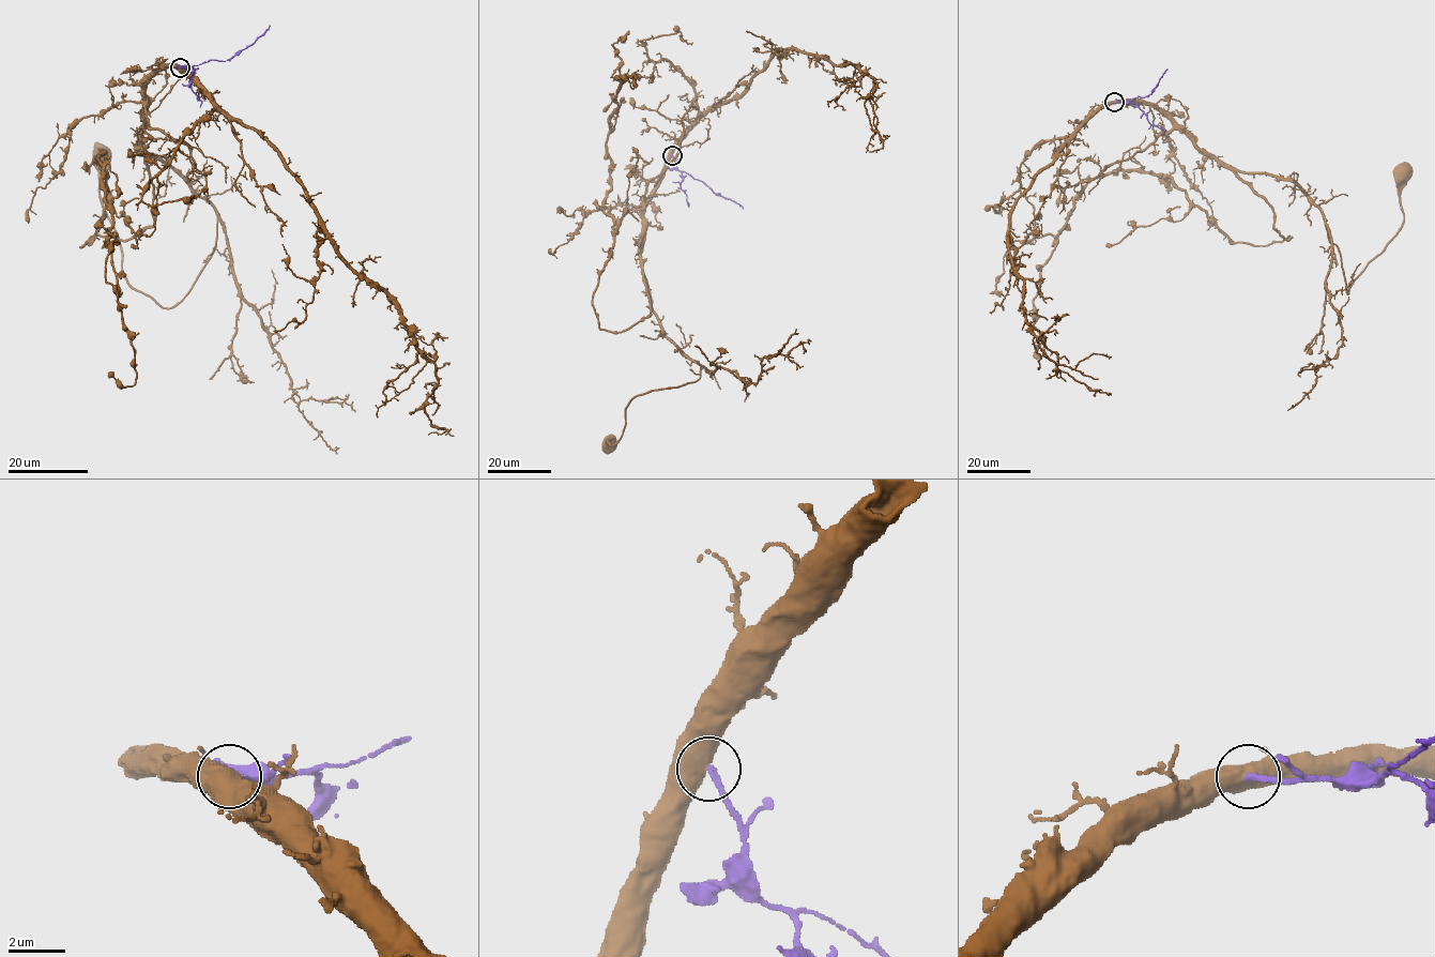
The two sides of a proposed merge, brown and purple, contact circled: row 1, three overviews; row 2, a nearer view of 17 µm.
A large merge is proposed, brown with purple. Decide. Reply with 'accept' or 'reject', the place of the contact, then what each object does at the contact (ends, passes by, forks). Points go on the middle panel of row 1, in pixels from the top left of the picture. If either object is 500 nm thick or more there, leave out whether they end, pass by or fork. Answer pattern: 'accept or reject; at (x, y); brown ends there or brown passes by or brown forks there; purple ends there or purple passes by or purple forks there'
reject; at (672, 155)

